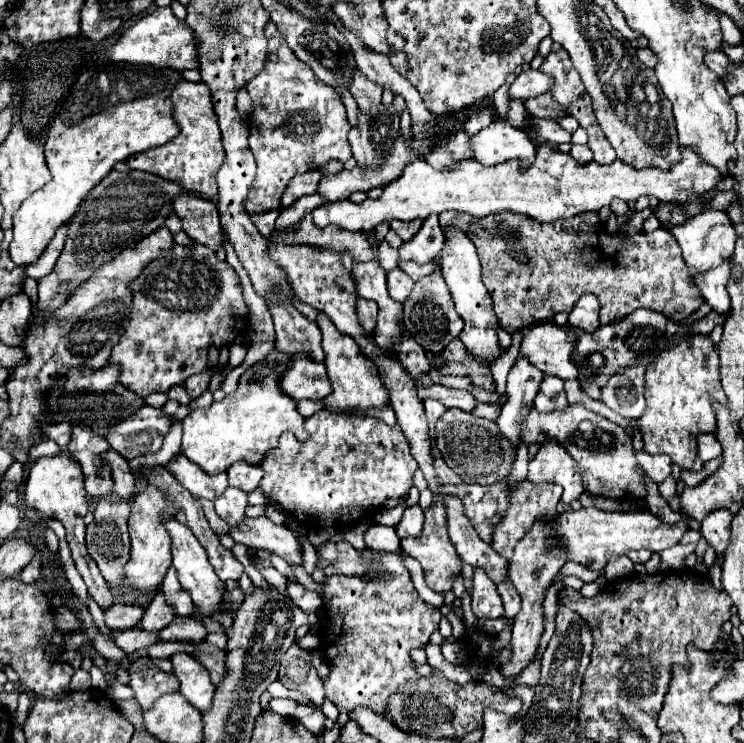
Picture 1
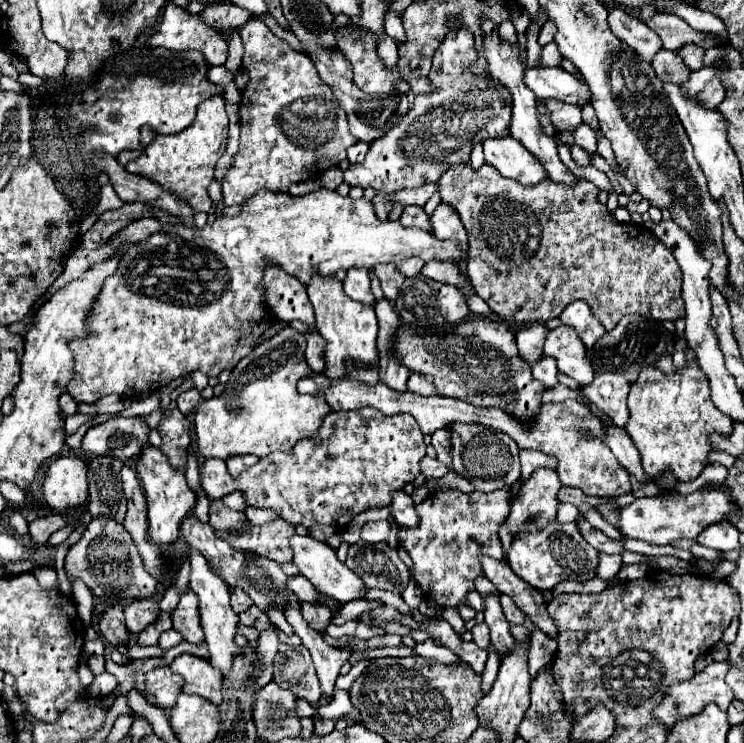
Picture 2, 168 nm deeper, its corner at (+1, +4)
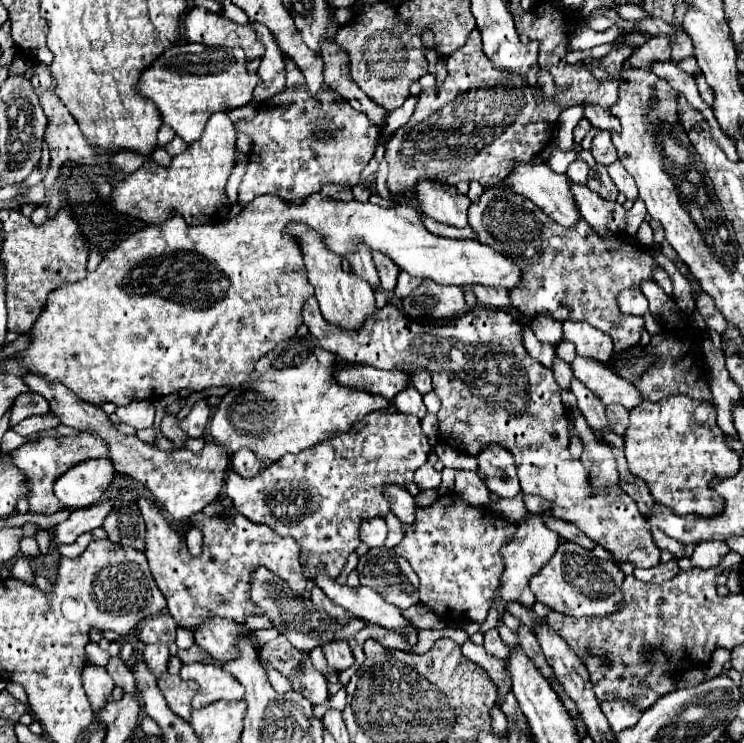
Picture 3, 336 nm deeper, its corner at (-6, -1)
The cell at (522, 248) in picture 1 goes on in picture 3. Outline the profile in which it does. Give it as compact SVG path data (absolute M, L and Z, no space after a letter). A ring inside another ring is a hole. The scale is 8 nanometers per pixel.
M488 188L468 208L468 222L478 236L478 242L512 260L520 270L520 284L508 290L510 308L526 318L548 314L554 320L586 320L614 340L614 350L634 346L644 332L644 318L622 314L616 296L632 290L646 280L652 280L654 268L660 264L646 248L630 234L600 236L584 218L572 228L556 224L528 198L506 192L504 188ZM614 324L620 324L614 328Z

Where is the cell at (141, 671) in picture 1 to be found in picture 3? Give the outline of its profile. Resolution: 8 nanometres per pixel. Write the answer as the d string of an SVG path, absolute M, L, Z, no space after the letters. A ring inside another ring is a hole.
M164 672L158 678L158 688L162 690L170 710L174 710L174 714L178 714L182 720L190 722L190 702L192 702L192 696L198 690L196 682L194 680L186 682L180 676Z

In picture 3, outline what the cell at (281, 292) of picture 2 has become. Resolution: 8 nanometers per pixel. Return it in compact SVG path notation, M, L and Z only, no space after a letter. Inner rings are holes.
M310 296L302 306L302 318L320 346L336 354L340 360L370 364L382 370L402 370L406 374L412 374L418 368L430 370L434 392L442 400L442 408L438 410L442 444L472 456L490 442L506 446L514 454L516 466L520 468L518 478L522 490L526 494L538 494L554 502L554 516L574 522L586 536L610 550L616 562L630 560L640 568L652 568L660 562L660 548L654 544L650 530L642 526L642 514L628 494L622 494L622 490L610 490L610 494L590 494L590 486L586 486L586 468L580 460L572 460L568 452L568 410L560 400L560 386L556 384L552 370L538 366L538 362L530 358L522 340L522 324L510 312L490 306L476 306L454 322L442 326L420 326L410 322L396 306L388 304L372 314L370 322L366 322L362 330L354 330L354 334L342 334L342 330L334 330L334 326L322 318L316 298Z

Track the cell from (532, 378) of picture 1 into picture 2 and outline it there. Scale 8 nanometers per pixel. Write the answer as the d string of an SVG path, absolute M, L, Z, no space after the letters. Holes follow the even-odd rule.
M525 325L519 333L517 333L517 347L521 357L533 365L541 353L543 353L543 341L547 337L547 325Z

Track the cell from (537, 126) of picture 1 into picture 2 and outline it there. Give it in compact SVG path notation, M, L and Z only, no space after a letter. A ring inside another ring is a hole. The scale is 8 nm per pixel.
M579 125L575 131L573 131L573 137L575 137L575 143L583 149L587 149L589 155L593 155L597 151L597 131L591 129L589 125Z

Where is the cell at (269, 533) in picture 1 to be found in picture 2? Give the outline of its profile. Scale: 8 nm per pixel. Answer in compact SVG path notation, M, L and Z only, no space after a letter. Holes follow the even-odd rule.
M295 533L295 535L291 537L291 547L293 547L293 553L295 553L293 563L299 567L301 575L307 577L307 579L315 585L317 591L321 591L323 595L329 595L329 597L337 599L339 603L359 601L359 599L365 597L367 587L363 585L363 581L361 581L347 565L343 565L343 563L337 559L335 551L333 551L327 543L315 541L315 539L309 537L309 535L301 537L301 535Z

